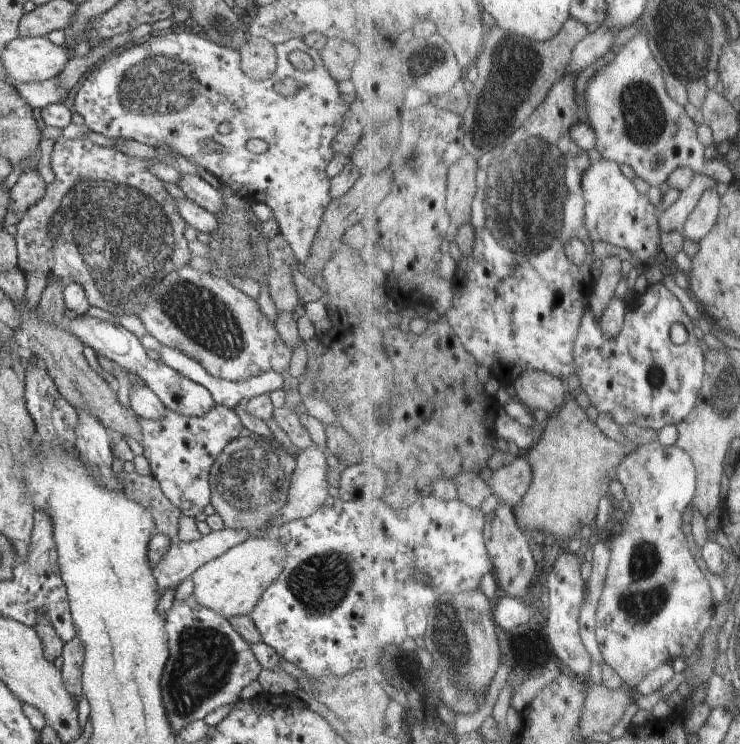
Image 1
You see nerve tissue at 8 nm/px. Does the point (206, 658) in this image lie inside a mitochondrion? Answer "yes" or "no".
yes

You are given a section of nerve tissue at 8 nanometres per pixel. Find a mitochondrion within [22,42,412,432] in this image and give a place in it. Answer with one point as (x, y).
(97, 211)

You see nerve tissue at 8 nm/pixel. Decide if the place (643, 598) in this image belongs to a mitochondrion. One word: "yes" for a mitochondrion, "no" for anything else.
yes

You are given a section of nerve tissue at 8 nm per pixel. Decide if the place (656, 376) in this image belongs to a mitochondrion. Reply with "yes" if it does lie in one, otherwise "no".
yes

